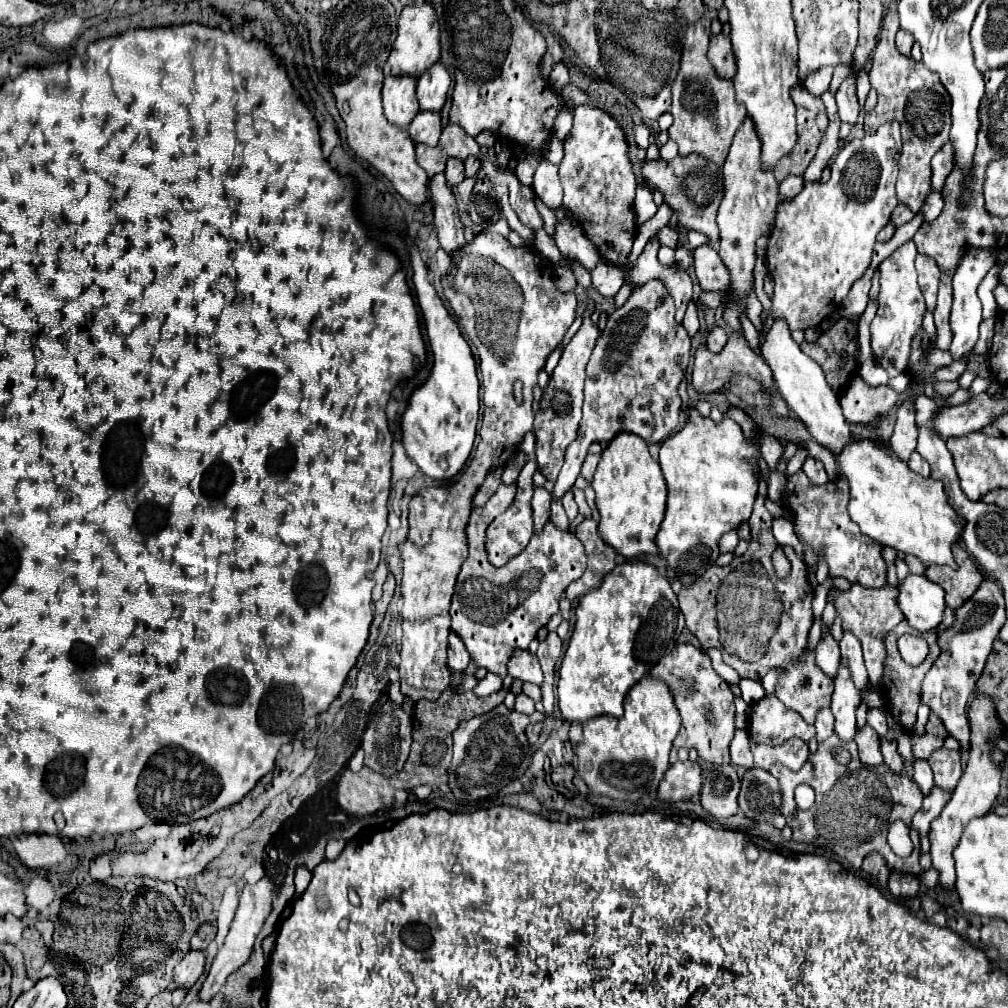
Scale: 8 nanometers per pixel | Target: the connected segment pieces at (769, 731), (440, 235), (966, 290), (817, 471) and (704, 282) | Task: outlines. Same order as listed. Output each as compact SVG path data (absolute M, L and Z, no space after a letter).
M771 693L751 705L749 735L757 745L777 747L793 737L809 741L815 737L815 729L813 725L805 723L799 713L793 713L793 709L777 701L777 697Z
M437 173L429 181L429 199L433 201L433 223L437 229L437 239L447 253L453 253L465 245L465 237L463 223L457 215L457 199L451 187L447 187L443 173Z
M965 247L963 255L959 259L959 265L957 265L955 275L953 275L953 309L951 309L953 341L951 341L951 349L949 349L953 359L959 359L963 353L971 351L971 347L979 339L979 325L981 325L983 317L981 317L981 301L977 297L977 287L993 265L995 265L995 255L991 255L989 249Z
M807 457L805 463L803 463L803 471L805 471L805 475L809 477L809 481L815 483L815 485L823 485L823 483L829 481L829 477L827 477L827 473L825 473L825 467L823 467L823 463L821 463L819 459Z
M709 243L693 251L693 267L695 267L695 275L703 291L727 291L729 289L729 273L719 253Z

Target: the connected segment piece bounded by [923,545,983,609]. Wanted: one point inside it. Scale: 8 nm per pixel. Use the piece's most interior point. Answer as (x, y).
(959, 584)

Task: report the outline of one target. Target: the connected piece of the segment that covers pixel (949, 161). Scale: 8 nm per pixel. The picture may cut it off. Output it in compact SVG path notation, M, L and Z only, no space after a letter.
M945 143L935 155L933 155L933 161L931 161L931 169L933 169L933 177L931 177L931 193L935 191L941 191L947 175L951 173L953 169L953 145L951 143Z

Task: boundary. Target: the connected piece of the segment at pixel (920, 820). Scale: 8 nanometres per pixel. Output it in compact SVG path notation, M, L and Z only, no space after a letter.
M935 787L925 799L923 799L923 807L915 813L913 817L913 829L917 829L919 837L925 837L929 833L929 823L941 813L941 809L947 805L949 801L949 793Z

